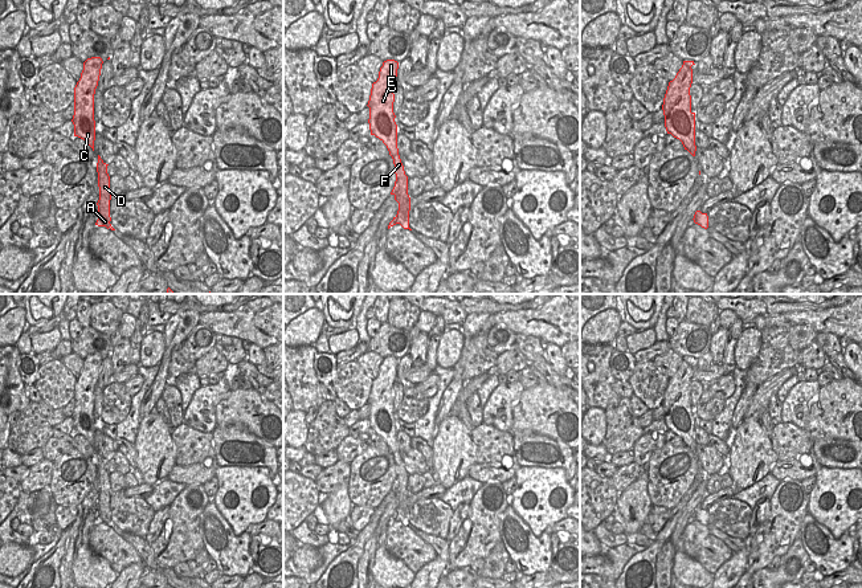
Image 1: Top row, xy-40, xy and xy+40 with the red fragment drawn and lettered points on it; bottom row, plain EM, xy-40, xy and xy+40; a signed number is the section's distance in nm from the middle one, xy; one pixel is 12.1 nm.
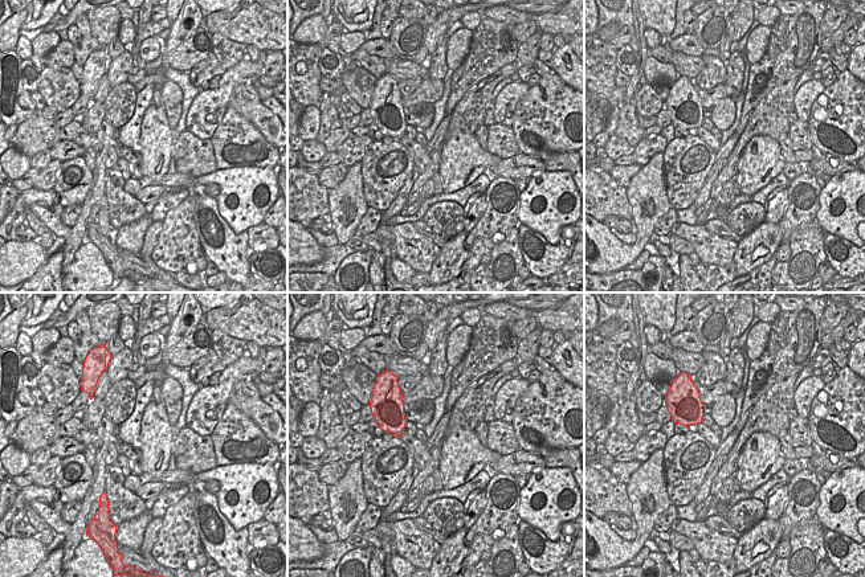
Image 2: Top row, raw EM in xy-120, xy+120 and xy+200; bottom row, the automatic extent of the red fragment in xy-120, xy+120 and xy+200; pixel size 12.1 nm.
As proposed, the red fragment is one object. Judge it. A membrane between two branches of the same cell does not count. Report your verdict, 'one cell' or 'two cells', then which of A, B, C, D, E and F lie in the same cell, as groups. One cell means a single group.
two cells; groups A D F / B C E

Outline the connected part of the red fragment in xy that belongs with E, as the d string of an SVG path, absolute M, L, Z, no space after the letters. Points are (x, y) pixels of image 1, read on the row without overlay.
M387 356L379 368L379 375L372 380L368 397L369 404L369 426L371 432L379 434L388 445L393 454L399 450L397 445L397 421L393 409L393 383L396 381L399 359Z

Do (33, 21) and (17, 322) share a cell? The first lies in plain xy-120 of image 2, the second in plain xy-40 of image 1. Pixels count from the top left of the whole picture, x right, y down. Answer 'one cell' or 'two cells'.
two cells

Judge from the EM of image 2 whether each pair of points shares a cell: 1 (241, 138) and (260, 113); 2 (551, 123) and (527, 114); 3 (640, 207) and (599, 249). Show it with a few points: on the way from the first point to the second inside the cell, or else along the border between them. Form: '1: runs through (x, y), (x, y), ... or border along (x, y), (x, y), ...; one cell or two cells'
1: border along (228, 105), (244, 115), (273, 146); two cells
2: runs through (546, 119), (533, 114); one cell
3: runs through (641, 225), (641, 241), (632, 250), (617, 250); one cell

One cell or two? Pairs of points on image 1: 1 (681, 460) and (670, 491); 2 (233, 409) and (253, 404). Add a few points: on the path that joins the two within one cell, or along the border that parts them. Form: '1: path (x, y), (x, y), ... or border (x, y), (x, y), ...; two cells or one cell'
1: path (678, 468), (678, 480), (674, 484); one cell
2: path (239, 407), (248, 407); one cell

